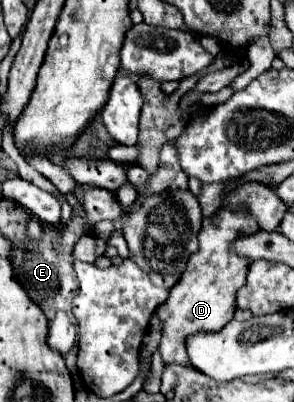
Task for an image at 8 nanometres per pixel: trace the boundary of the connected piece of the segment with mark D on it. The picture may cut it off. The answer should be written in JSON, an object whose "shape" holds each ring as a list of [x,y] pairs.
{"shape":[[[218,211],[218,217],[204,217],[198,235],[200,249],[188,261],[180,281],[170,289],[168,299],[158,307],[162,319],[162,341],[160,353],[166,363],[190,365],[186,355],[186,337],[198,331],[220,331],[236,311],[236,291],[244,285],[248,273],[248,259],[240,259],[232,251],[232,239],[236,235],[252,235],[260,231],[260,225],[252,215],[232,215],[232,211]]]}

